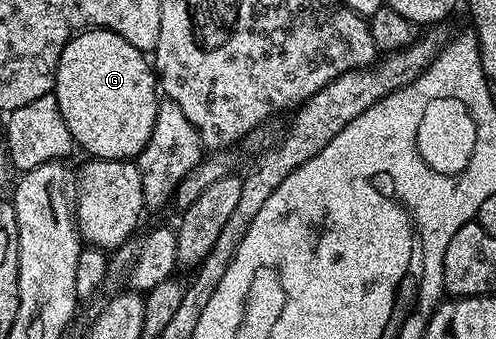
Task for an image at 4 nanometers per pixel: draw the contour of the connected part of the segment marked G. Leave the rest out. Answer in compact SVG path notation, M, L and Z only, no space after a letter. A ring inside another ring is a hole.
M89 29L81 31L78 35L73 35L72 40L62 49L62 57L58 61L54 94L58 101L58 109L62 109L62 117L66 121L66 129L70 129L70 137L72 138L73 144L75 144L79 150L81 147L81 149L88 154L88 157L92 159L135 160L146 149L146 141L150 141L150 133L154 133L154 121L156 120L160 103L158 102L158 80L153 64L145 52L134 49L134 45L130 45L130 41L118 37L118 33L114 33L113 31Z

